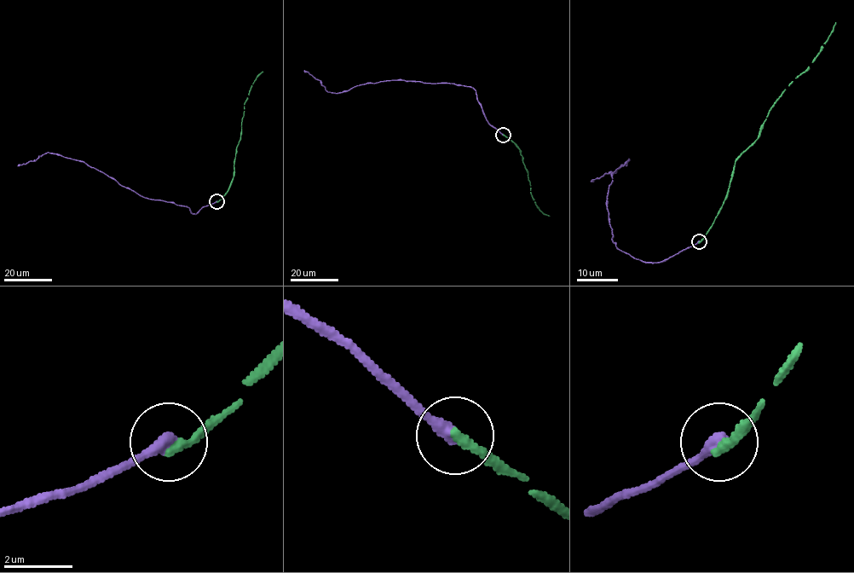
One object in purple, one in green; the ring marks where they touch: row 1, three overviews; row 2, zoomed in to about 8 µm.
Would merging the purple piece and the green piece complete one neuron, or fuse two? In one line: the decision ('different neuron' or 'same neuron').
different neuron

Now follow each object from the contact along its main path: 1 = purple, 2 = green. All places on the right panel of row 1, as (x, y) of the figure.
1: (699, 241), (659, 263), (644, 263), (626, 253), (612, 240), (607, 194), (612, 175), (629, 159), (591, 182)
2: (699, 241), (713, 225), (722, 205), (735, 160), (758, 136), (770, 107), (809, 66), (833, 31), (835, 22)

